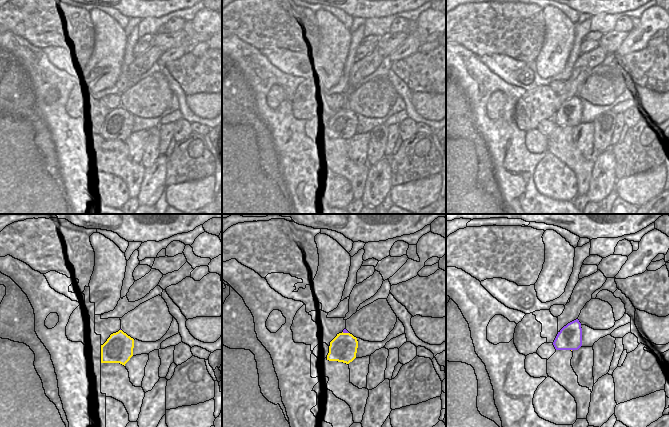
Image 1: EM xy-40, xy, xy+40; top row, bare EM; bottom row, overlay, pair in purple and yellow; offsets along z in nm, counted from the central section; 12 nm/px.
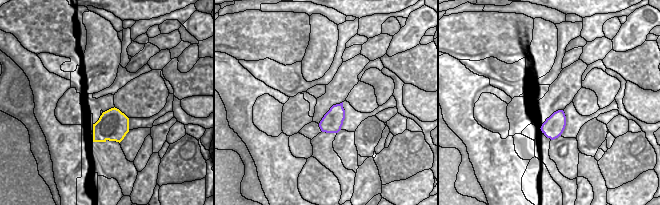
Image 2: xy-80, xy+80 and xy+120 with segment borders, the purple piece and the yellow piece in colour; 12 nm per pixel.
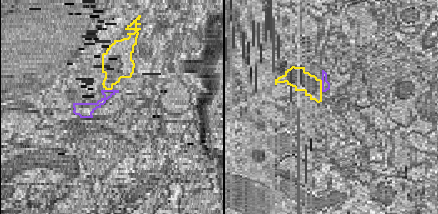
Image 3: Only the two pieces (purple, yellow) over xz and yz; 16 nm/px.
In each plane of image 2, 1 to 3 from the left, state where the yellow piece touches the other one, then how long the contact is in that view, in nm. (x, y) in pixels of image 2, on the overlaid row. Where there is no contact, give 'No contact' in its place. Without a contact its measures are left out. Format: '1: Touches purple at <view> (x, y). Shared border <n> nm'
1: No contact
2: No contact
3: No contact.

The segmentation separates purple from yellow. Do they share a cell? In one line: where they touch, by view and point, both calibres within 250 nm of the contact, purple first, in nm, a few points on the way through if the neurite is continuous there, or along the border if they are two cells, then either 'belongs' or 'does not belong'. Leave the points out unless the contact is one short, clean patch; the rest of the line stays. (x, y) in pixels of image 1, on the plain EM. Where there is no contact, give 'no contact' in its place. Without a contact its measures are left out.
contact xy (345, 108); calibres 50 and 340 nm; way xy (344, 107), (345, 108), (343, 124); belongs

